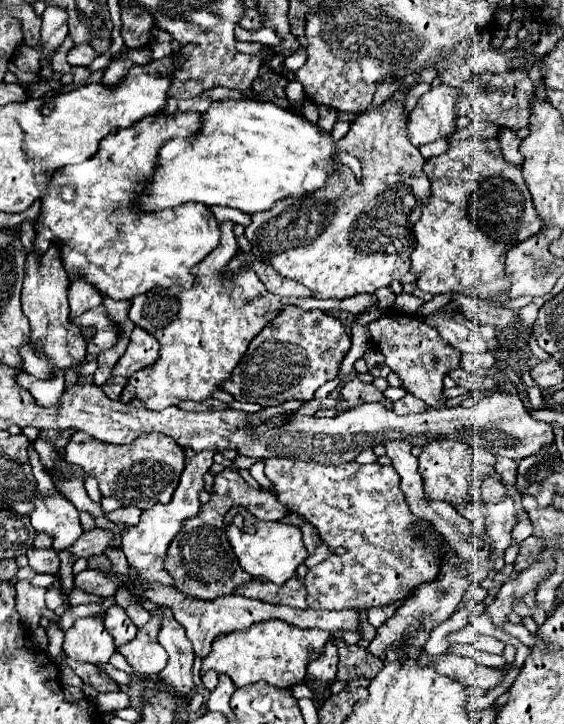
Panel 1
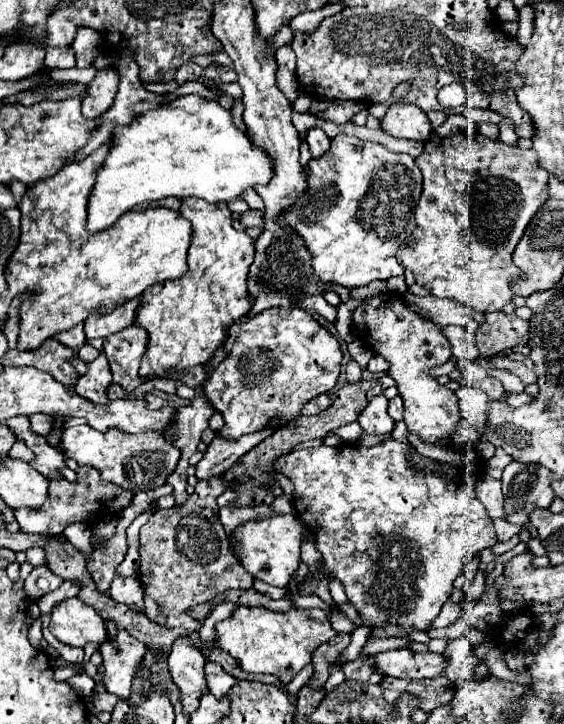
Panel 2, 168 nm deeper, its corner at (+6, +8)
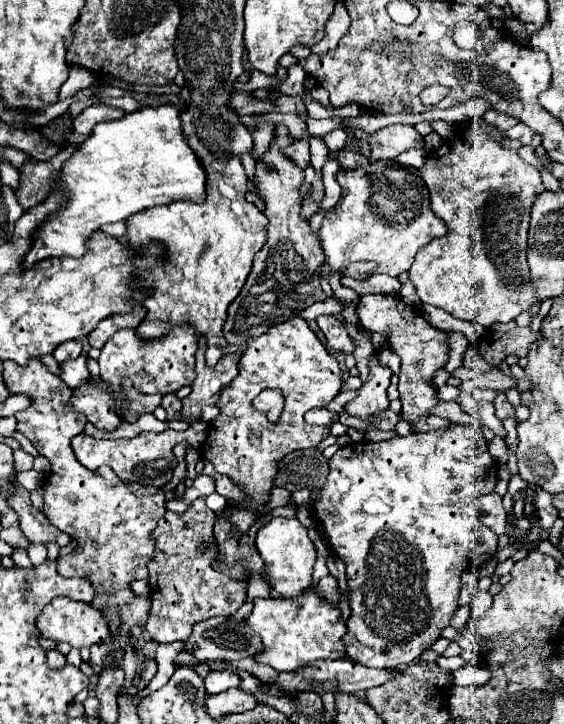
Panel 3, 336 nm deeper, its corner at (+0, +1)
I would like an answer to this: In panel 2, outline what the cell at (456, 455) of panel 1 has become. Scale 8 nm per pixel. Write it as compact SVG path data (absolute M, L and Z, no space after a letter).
M390 291L366 297L354 309L352 319L356 337L368 343L390 363L388 373L398 383L398 391L404 401L404 423L408 431L420 435L424 441L446 443L450 433L456 429L456 423L460 421L460 407L456 395L430 375L430 369L446 363L452 357L450 343L442 335L442 327L412 311L398 293Z

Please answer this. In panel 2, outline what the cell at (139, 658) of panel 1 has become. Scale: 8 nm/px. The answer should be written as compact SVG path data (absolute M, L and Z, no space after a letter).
M122 629L112 641L102 643L98 651L102 655L104 689L126 701L132 693L134 671L146 653L146 645Z

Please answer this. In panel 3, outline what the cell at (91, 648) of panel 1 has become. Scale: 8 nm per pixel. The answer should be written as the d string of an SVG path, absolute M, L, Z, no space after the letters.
M54 598L50 604L44 606L42 614L36 618L36 626L44 638L56 640L56 642L68 642L72 648L90 648L92 644L100 644L110 636L108 624L104 622L100 610L96 610L88 602L76 602L70 598Z

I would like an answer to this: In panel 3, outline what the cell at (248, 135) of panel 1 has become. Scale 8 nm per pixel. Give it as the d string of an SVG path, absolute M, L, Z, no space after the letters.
M174 104L158 108L140 108L118 120L94 126L88 140L72 154L62 168L60 190L68 194L68 206L48 220L34 234L34 246L24 258L24 268L52 256L84 256L90 236L102 226L126 220L140 210L170 204L176 200L204 202L208 176L206 170L188 148L182 134L182 110Z

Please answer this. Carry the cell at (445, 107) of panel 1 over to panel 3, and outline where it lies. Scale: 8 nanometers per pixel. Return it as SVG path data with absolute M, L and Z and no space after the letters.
M392 124L370 136L366 136L374 160L394 160L408 148L422 148L424 140L414 126Z

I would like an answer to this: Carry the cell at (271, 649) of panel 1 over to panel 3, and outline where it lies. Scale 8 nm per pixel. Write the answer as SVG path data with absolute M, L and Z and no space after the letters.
M306 590L306 596L296 598L258 598L246 622L256 634L260 634L264 644L264 650L260 650L254 660L272 666L278 672L302 670L316 660L338 660L346 654L342 648L346 624L340 622L340 610L320 600L316 590Z

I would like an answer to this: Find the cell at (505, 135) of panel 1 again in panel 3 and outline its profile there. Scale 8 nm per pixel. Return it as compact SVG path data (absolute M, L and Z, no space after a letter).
M516 124L514 128L506 130L506 136L508 136L508 138L516 138L516 140L520 140L522 144L532 146L532 148L538 148L540 142L542 142L540 134L536 134L534 130L530 130L526 124Z

